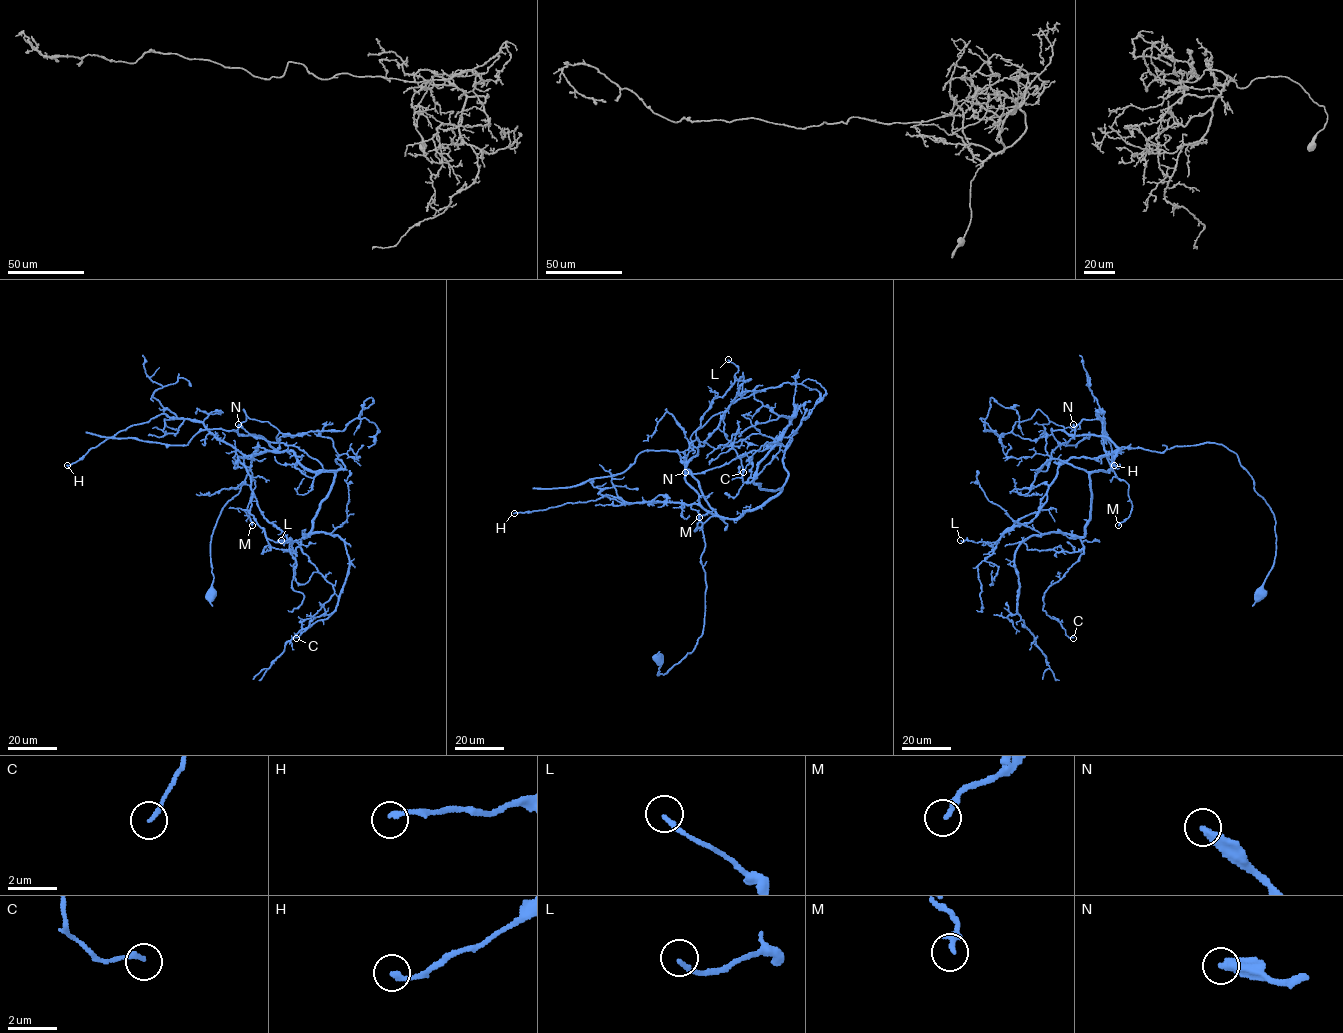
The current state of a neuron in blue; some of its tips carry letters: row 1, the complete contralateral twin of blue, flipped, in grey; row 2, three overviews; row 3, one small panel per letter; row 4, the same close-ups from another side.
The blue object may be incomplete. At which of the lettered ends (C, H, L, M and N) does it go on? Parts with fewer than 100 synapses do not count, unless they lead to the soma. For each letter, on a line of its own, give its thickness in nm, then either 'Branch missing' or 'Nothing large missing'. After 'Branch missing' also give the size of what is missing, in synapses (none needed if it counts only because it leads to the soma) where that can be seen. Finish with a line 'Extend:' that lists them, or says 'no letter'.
C: Thickness 160 nm. Nothing large missing
H: Thickness 170 nm. Nothing large missing
L: Thickness 170 nm. Nothing large missing
M: Thickness 260 nm. Nothing large missing
N: Thickness 360 nm. Nothing large missing
Extend: no letter

